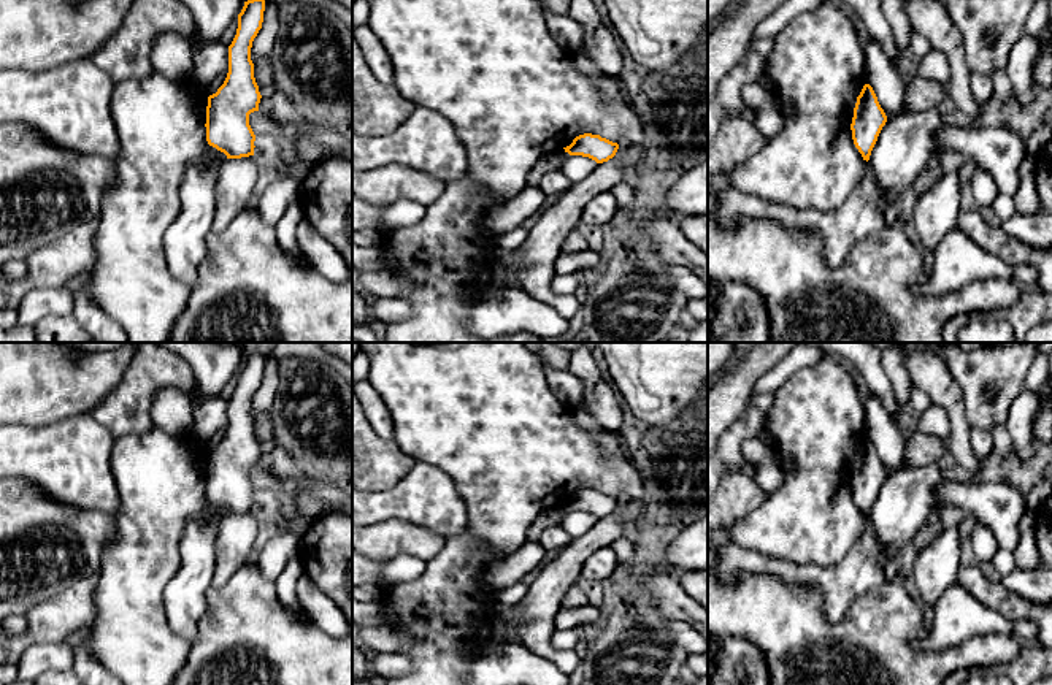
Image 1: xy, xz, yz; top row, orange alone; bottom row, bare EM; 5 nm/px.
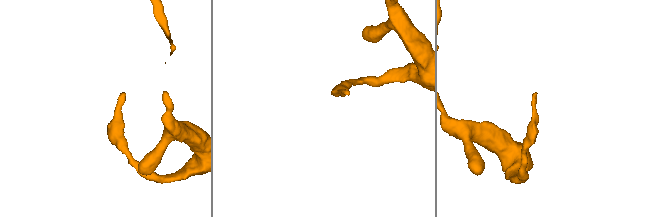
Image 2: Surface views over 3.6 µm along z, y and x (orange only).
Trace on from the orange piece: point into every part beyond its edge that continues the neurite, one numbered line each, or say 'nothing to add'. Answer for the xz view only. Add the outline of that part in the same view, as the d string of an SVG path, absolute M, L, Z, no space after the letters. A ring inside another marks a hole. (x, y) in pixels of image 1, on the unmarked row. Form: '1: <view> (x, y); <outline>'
nothing to add

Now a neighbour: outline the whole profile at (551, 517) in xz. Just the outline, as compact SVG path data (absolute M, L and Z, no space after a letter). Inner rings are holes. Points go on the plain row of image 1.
M562 506L543 511L532 523L527 533L528 541L539 541L539 536L554 526L562 526L563 509Z

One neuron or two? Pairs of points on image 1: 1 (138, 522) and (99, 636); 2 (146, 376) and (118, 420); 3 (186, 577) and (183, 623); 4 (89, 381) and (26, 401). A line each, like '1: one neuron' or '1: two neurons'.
1: one neuron
2: one neuron
3: one neuron
4: one neuron

